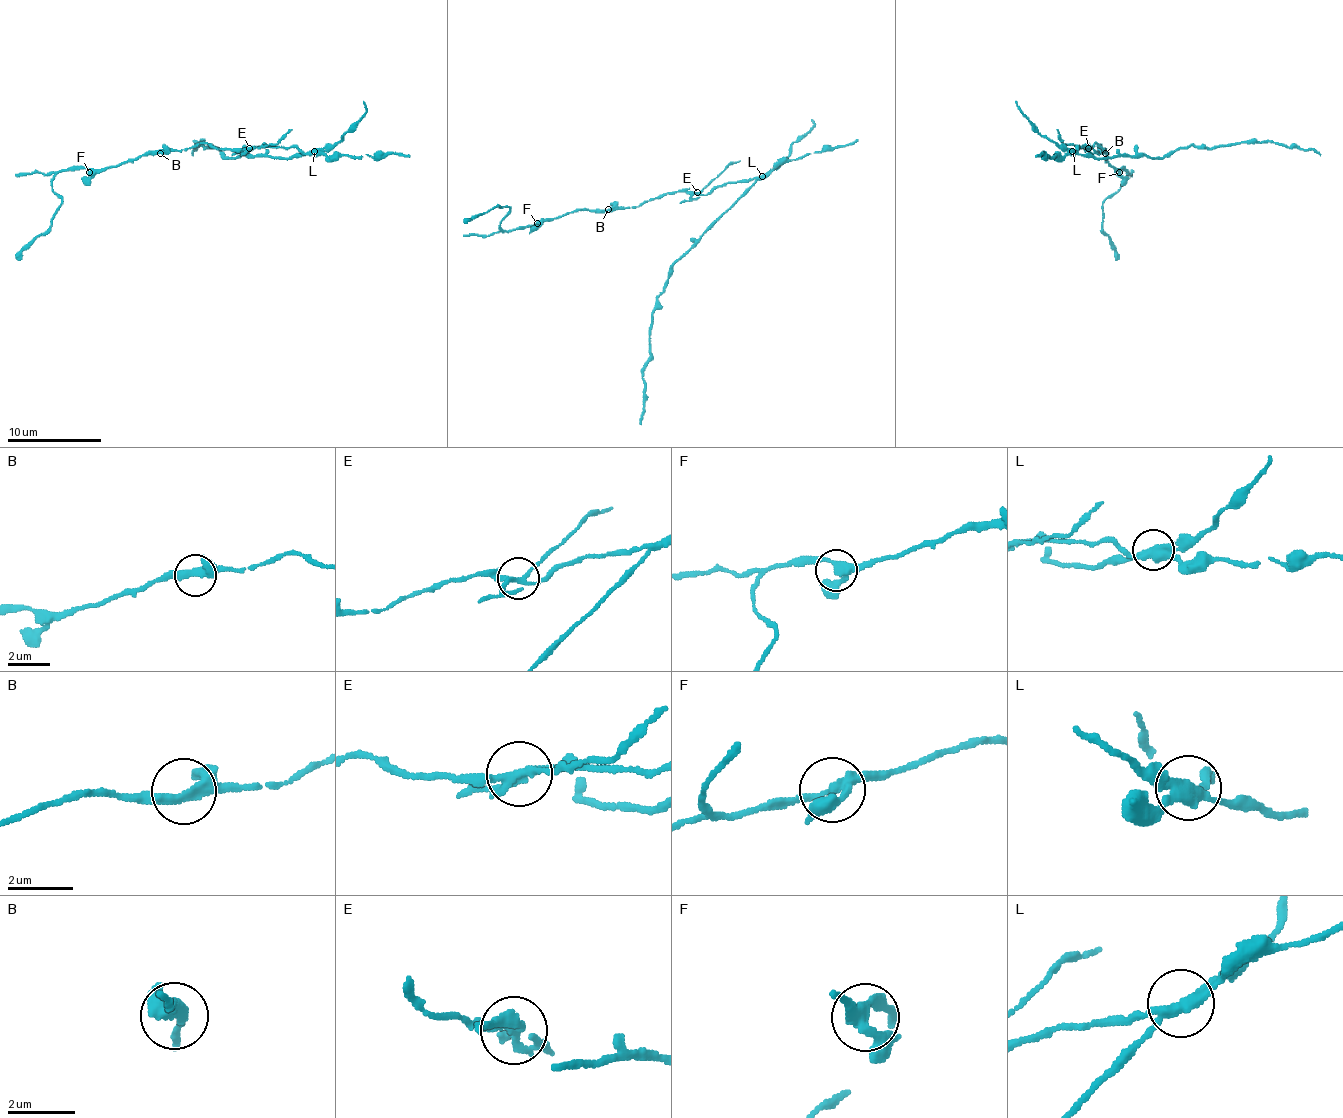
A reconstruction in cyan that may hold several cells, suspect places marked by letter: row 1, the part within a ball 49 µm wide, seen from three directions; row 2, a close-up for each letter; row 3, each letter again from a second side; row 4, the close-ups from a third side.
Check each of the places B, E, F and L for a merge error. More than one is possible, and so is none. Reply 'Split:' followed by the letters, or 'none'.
Split: E, L

